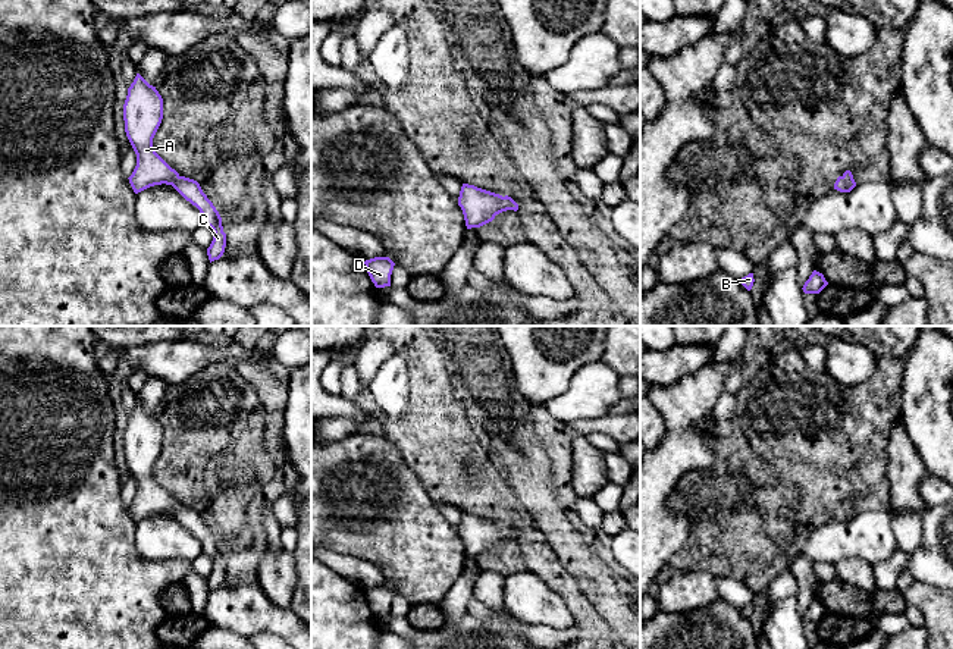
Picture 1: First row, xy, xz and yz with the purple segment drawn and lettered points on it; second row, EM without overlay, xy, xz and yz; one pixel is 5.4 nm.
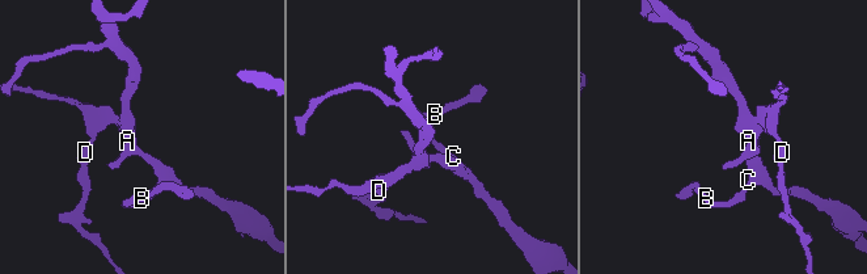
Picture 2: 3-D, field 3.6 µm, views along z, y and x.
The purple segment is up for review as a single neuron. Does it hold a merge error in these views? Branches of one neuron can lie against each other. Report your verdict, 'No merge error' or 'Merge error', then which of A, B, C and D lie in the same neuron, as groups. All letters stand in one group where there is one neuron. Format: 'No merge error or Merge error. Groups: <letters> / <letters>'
No merge error. Groups: A B C D

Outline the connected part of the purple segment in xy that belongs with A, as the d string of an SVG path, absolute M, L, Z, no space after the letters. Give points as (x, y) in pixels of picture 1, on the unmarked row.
M137 402L123 433L125 461L137 483L137 495L128 507L129 512L135 523L154 514L172 514L186 530L195 534L201 542L203 552L214 561L207 577L211 592L223 584L226 576L222 546L197 510L181 505L156 482L153 467L162 448L162 424L156 416Z

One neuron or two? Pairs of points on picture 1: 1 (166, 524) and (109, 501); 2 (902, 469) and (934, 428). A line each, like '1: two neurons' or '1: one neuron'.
1: two neurons
2: two neurons

